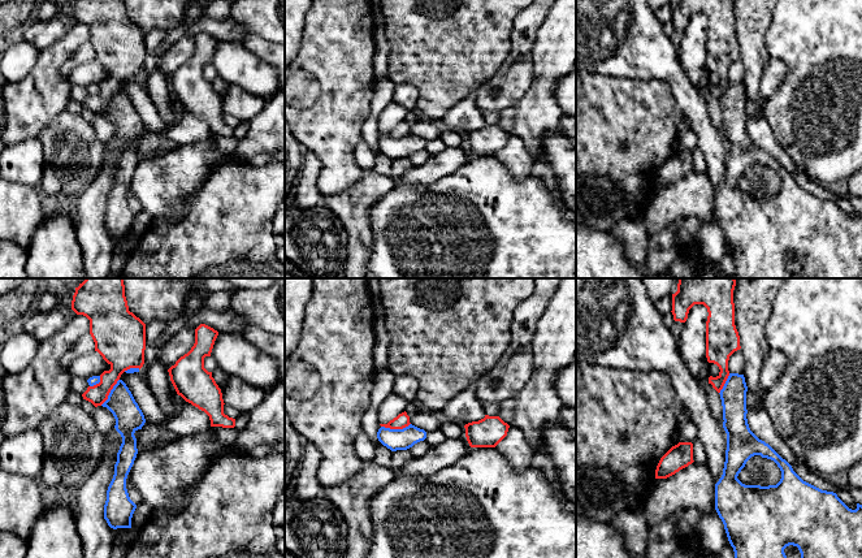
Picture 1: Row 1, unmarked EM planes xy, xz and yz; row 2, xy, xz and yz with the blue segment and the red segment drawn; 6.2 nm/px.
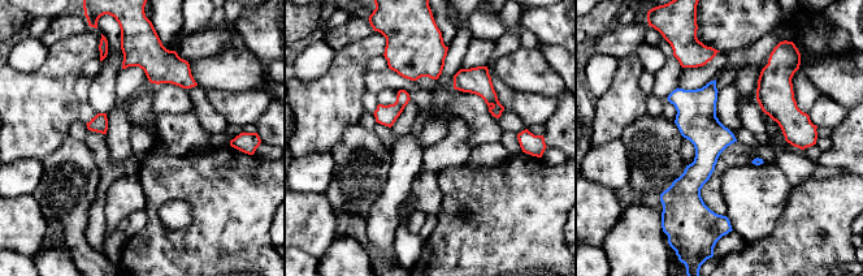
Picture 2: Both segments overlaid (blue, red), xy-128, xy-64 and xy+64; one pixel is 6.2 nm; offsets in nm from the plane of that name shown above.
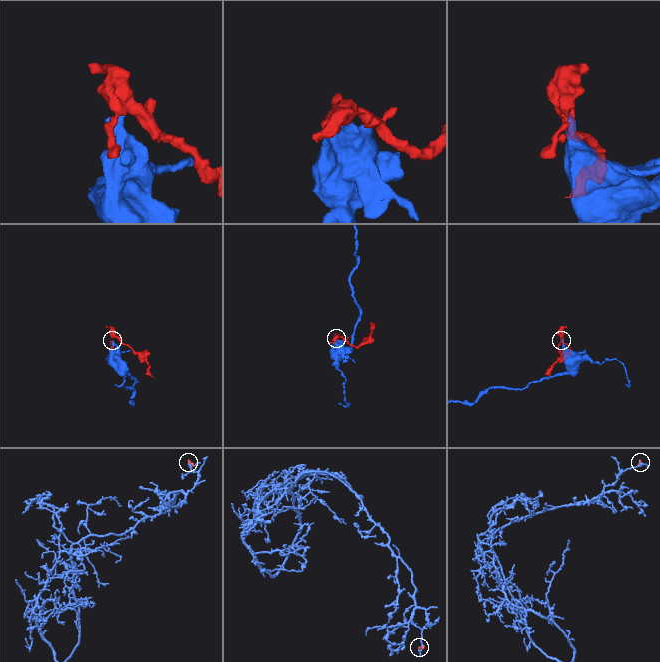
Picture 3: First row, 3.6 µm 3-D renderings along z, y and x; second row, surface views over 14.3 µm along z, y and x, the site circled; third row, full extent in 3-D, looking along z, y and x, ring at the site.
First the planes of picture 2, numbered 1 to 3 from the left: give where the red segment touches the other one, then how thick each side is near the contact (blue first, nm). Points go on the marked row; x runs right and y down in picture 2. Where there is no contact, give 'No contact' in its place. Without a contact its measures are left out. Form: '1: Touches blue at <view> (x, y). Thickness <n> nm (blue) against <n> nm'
1: No contact
2: No contact
3: No contact

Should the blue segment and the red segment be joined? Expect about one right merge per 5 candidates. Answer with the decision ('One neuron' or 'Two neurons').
Two neurons

